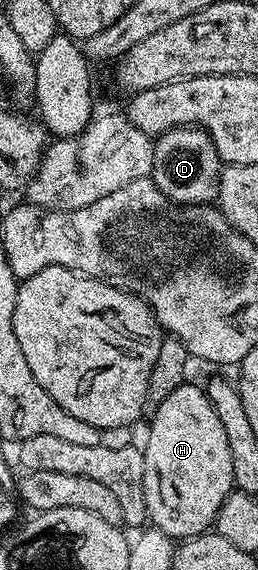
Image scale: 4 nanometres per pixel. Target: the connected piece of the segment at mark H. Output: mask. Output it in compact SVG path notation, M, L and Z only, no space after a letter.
M187 382L180 385L164 402L160 402L153 409L154 417L150 420L150 433L146 436L146 444L142 448L142 457L144 458L144 502L146 503L146 515L149 523L153 527L159 528L164 534L172 538L189 538L199 536L200 533L207 531L213 525L218 516L220 506L228 498L228 494L235 491L234 479L232 478L232 450L228 446L228 434L224 434L224 425L220 422L220 417L216 414L214 403L206 397L205 387L198 388L193 382Z

